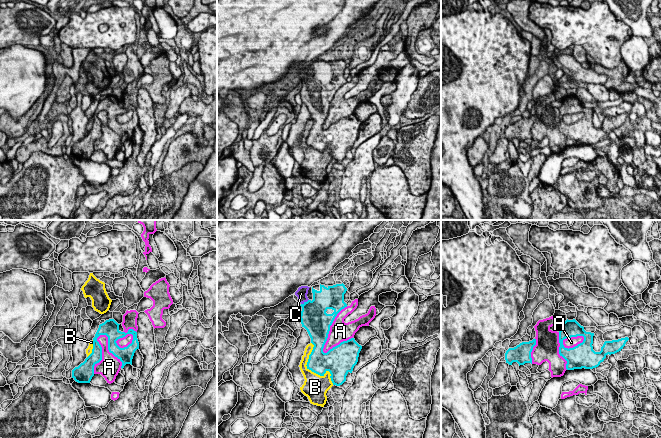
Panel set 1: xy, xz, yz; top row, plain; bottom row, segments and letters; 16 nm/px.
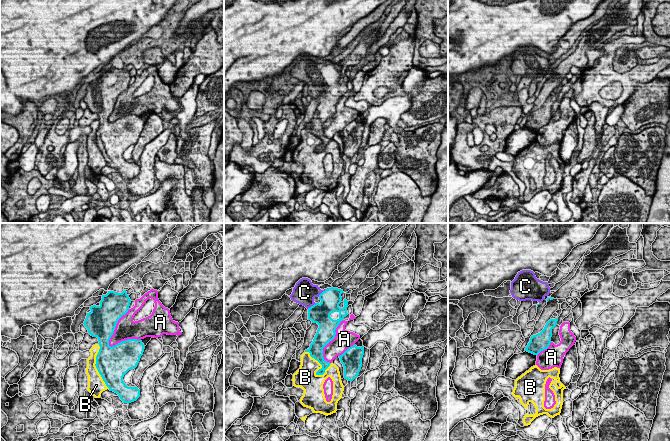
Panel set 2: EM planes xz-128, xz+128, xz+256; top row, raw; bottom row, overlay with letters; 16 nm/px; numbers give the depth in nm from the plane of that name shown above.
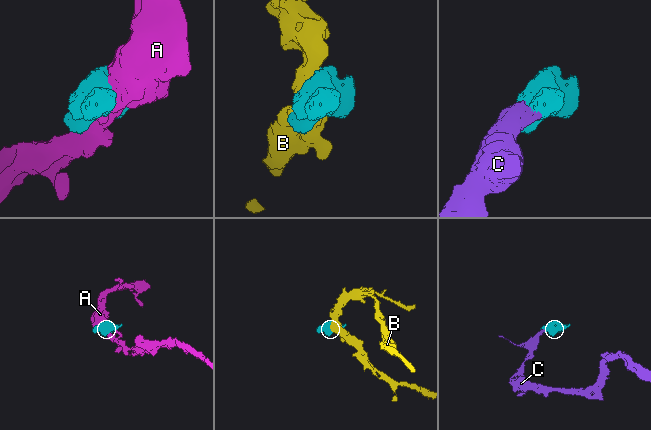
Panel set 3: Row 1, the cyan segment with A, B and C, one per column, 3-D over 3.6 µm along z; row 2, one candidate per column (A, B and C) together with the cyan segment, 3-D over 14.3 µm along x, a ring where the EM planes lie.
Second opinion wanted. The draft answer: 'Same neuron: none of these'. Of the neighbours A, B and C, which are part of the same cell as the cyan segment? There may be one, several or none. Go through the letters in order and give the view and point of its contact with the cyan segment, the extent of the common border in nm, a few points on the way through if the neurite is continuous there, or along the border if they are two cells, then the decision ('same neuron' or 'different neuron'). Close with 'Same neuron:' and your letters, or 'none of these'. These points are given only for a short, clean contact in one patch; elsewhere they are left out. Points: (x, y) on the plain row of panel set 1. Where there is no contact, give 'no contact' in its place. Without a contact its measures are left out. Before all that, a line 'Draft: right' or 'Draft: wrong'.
Draft: wrong
A: xy (101, 128) | 650 nm | different neuron
B: xz (312, 147) | 750 nm | different neuron
C: xz (304, 78) | 150 nm | same neuron
Same neuron: C

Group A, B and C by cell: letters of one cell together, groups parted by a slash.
A / B / C

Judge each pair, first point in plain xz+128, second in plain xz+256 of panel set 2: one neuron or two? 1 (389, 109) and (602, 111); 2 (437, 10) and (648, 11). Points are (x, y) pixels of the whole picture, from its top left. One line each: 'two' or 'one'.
1: two
2: one

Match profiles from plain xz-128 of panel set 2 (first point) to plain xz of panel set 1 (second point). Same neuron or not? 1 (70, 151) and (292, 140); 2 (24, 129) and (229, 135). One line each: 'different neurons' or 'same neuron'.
1: different neurons
2: different neurons

